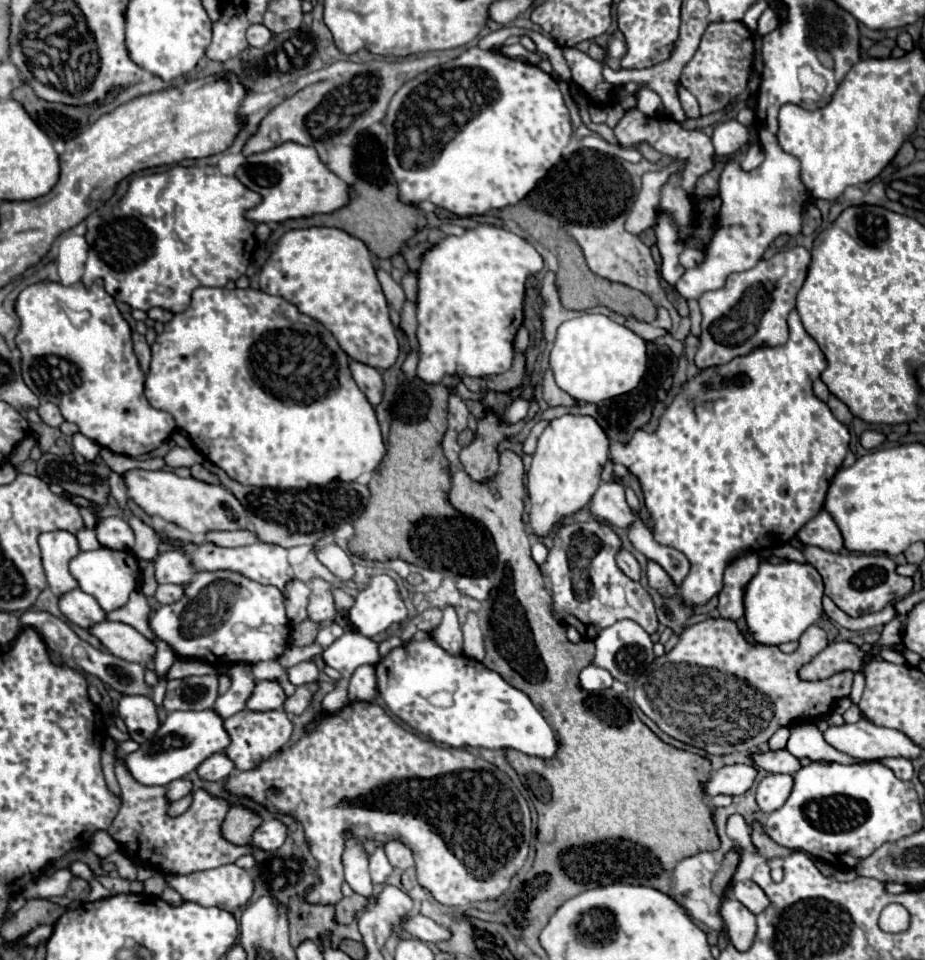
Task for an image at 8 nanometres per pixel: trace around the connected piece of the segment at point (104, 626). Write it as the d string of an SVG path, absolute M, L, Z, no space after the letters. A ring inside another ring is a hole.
M97 622L89 628L89 634L93 634L109 654L121 660L137 664L149 664L153 660L155 646L143 634L123 622Z

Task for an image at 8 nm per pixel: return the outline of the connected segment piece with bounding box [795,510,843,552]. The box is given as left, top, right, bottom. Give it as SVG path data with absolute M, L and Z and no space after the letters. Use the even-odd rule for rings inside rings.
M821 510L811 522L807 522L807 526L803 526L795 538L803 544L817 546L829 552L839 552L843 548L843 536L839 534L835 520L825 510Z

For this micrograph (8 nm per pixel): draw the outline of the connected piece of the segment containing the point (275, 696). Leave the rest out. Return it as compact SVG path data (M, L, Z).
M255 680L255 688L247 700L249 710L277 710L285 702L285 692L277 680Z

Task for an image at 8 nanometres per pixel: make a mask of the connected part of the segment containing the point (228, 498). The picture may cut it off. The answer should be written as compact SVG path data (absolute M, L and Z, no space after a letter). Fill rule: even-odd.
M129 470L121 478L127 496L149 516L161 516L163 520L175 522L193 534L251 528L241 502L225 486L207 486L195 478L179 478L169 470Z

